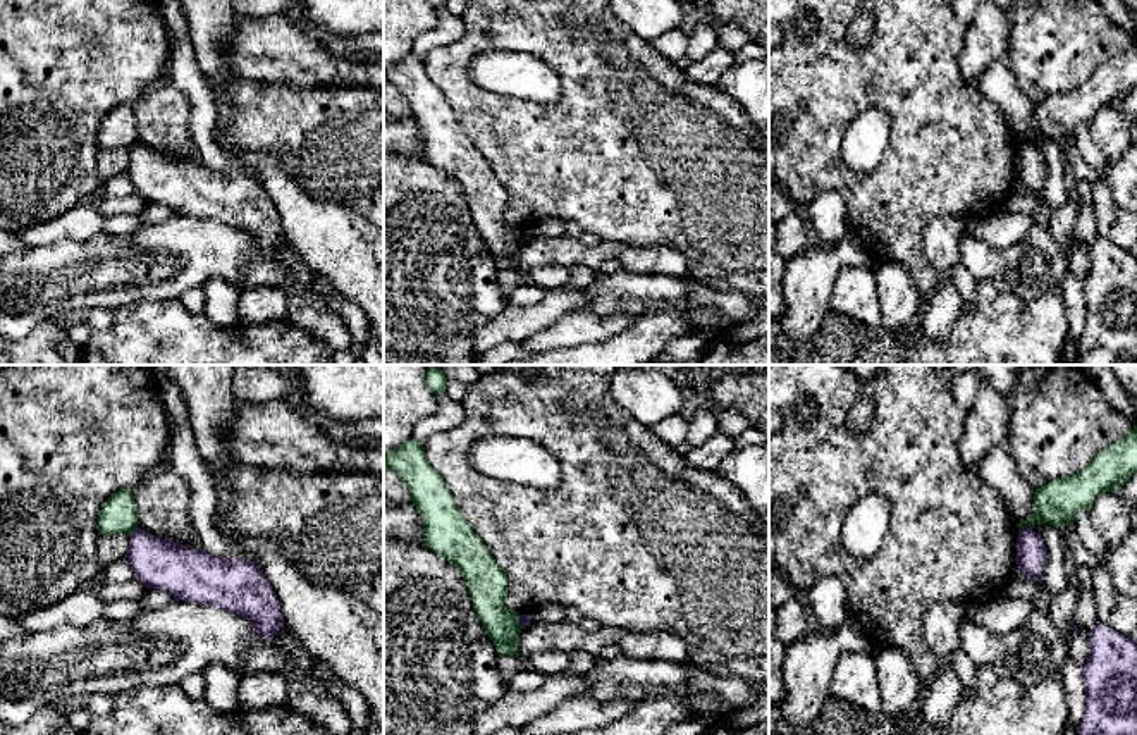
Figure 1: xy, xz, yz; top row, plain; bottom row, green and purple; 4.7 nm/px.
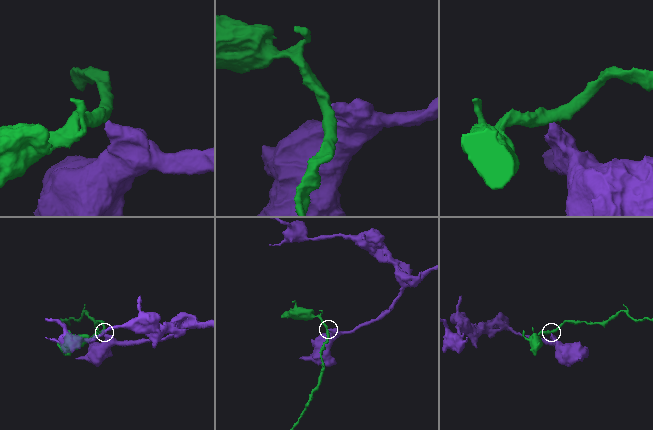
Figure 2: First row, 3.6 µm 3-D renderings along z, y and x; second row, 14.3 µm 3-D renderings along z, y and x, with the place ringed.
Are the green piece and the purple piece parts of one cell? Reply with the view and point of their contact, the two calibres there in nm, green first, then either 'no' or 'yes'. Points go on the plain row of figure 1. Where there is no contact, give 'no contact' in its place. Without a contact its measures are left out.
yz (1024, 140) | 200/140 nm | no

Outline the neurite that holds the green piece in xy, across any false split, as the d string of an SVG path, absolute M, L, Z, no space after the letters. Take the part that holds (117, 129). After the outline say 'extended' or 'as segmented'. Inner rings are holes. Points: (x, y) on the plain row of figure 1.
M131 103L112 108L98 127L100 150L132 148L138 141L136 119Z; as segmented

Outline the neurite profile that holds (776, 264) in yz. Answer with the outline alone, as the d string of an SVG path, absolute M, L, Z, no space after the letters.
M769 248L769 320L779 322L784 300L783 300L783 277L786 262L774 250Z

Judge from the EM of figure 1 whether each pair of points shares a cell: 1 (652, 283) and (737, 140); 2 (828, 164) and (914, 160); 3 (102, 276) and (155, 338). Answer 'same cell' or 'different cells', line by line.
1: different cells
2: same cell
3: different cells

